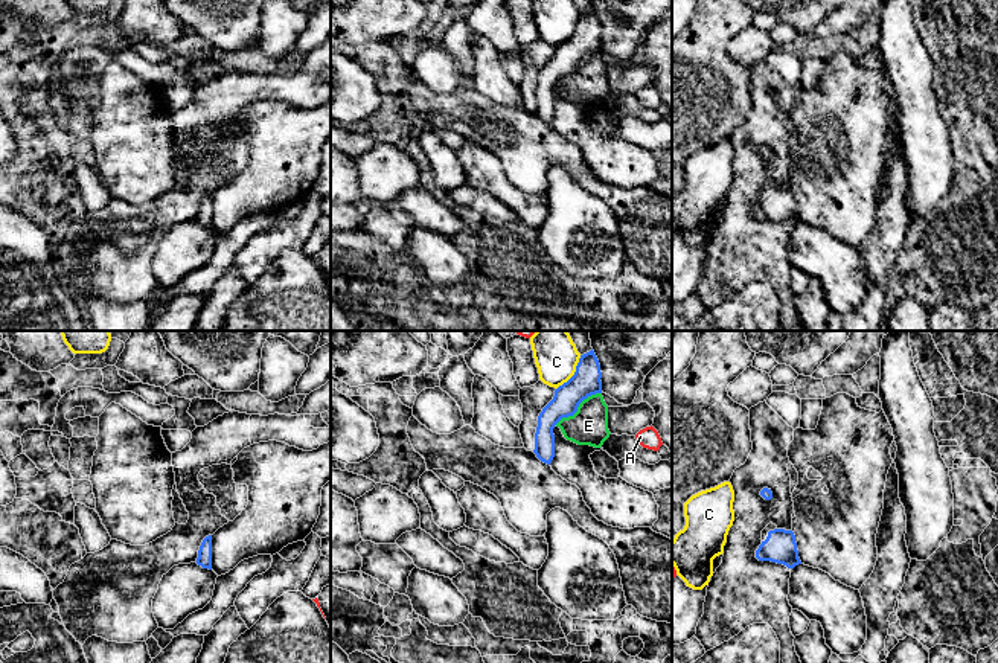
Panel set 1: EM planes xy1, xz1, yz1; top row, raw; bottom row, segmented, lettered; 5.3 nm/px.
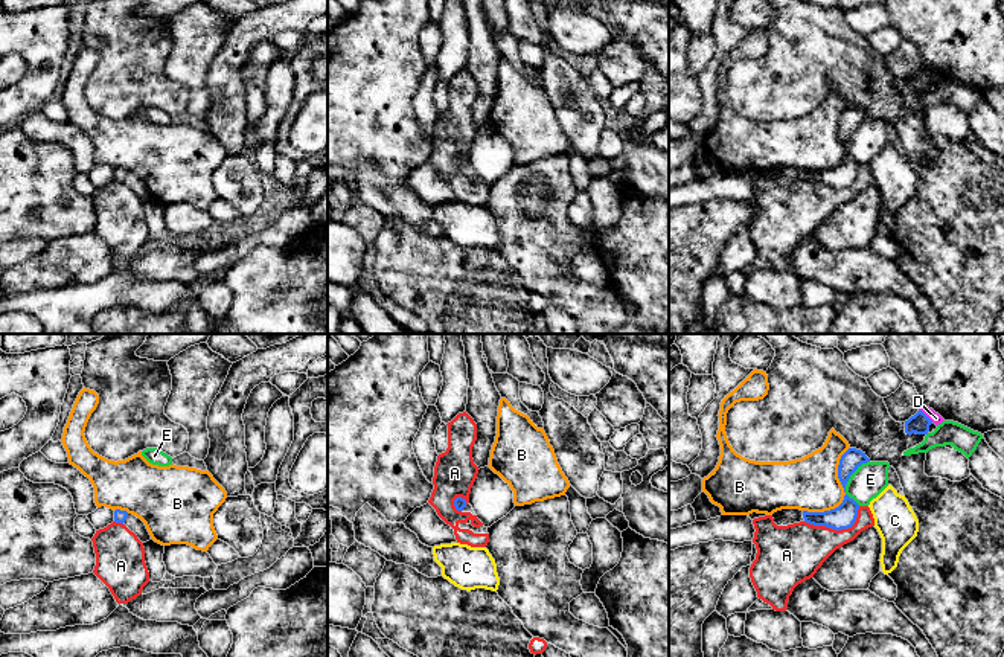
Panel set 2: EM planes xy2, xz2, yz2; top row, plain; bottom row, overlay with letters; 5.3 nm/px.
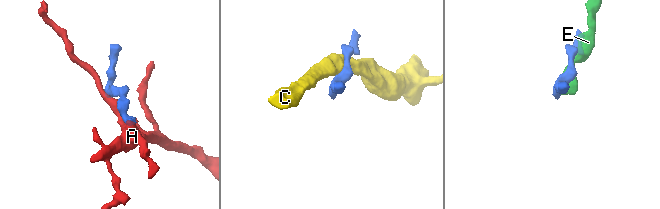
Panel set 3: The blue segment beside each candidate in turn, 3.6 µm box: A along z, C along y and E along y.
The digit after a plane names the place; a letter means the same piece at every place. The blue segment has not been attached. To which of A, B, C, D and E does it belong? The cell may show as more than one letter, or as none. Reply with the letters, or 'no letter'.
no letter

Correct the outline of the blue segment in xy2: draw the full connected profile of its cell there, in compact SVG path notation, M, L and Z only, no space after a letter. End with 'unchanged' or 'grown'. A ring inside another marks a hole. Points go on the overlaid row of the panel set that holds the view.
M116 509L114 521L125 524L131 532L134 532L137 535L137 538L142 543L146 543L151 540L151 535L145 526L145 523L140 518L137 518L136 515L128 514L126 511Z; grown

